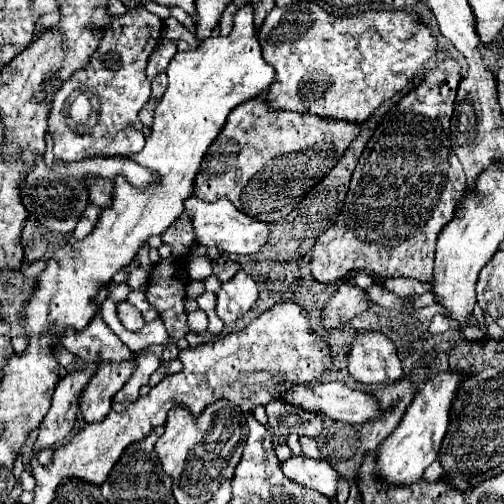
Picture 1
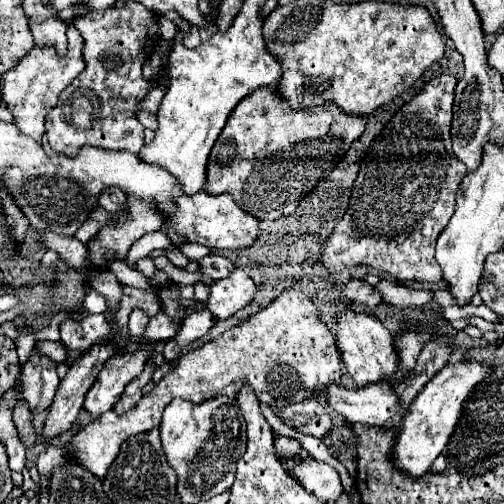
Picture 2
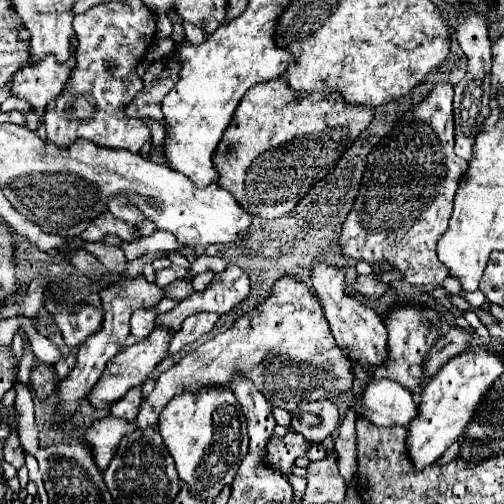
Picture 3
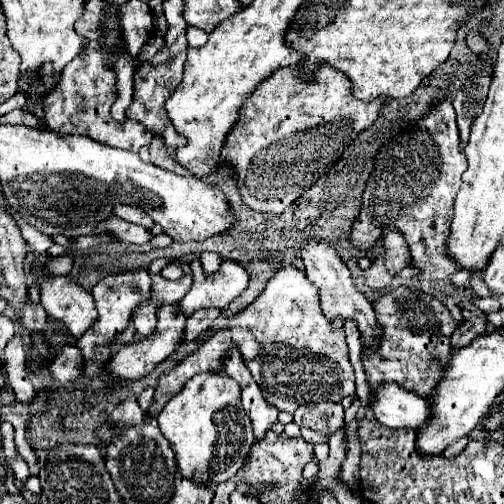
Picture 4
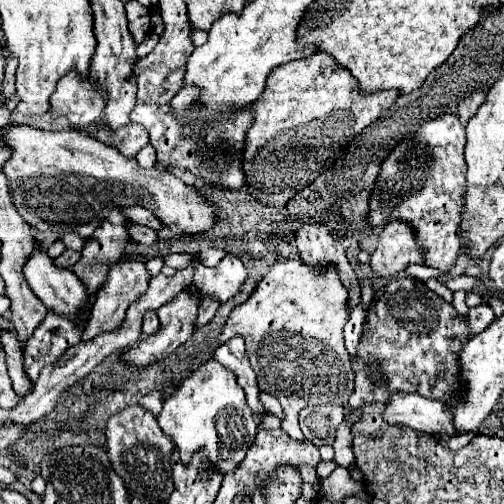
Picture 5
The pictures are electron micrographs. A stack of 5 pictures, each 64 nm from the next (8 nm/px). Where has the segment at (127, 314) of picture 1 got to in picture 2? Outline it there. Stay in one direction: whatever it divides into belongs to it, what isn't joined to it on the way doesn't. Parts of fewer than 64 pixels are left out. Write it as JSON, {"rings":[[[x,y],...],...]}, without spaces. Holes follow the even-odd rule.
{"rings":[[[136,308],[136,312],[132,312],[130,316],[130,322],[128,322],[128,330],[134,338],[140,338],[144,332],[146,332],[146,326],[148,326],[148,320],[150,316],[146,312],[140,312],[140,308]]]}

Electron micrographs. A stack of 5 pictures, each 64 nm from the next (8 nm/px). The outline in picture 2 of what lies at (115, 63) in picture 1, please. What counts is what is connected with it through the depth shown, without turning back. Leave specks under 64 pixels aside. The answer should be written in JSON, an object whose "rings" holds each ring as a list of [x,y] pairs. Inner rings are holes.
{"rings":[[[126,2],[122,8],[108,6],[104,10],[92,10],[84,16],[76,16],[72,24],[84,38],[82,54],[86,68],[80,72],[80,76],[76,76],[76,80],[72,80],[68,88],[64,88],[58,104],[46,116],[46,136],[52,150],[72,156],[82,144],[92,144],[106,150],[128,150],[132,154],[138,154],[144,146],[144,126],[138,122],[134,108],[150,88],[150,82],[142,76],[142,64],[146,62],[146,56],[154,50],[154,44],[158,42],[156,14],[140,2]]]}

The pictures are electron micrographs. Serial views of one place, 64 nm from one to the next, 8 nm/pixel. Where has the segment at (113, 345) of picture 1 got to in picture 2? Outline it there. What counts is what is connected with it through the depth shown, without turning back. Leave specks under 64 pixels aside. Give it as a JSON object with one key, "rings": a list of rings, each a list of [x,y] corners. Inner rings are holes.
{"rings":[[[82,314],[80,320],[66,318],[60,324],[60,340],[68,350],[86,352],[92,344],[112,338],[104,314]]]}

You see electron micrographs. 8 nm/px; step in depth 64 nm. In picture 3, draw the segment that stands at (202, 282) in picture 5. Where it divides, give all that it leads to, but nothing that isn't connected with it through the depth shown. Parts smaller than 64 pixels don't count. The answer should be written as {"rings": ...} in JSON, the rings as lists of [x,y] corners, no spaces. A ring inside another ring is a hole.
{"rings":[[[228,264],[224,272],[216,274],[212,284],[204,292],[192,292],[174,310],[156,318],[156,324],[166,324],[168,328],[180,328],[184,318],[196,312],[230,312],[238,302],[250,294],[250,278],[234,264]]]}

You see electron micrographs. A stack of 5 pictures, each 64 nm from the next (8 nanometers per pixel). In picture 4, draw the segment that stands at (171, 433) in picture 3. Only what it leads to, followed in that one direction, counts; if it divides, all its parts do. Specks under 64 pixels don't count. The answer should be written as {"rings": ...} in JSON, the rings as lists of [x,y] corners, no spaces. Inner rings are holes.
{"rings":[[[226,372],[196,374],[156,416],[184,476],[194,476],[216,488],[216,484],[230,480],[242,468],[244,456],[248,456],[256,438],[250,416],[242,408],[240,394],[238,382]]]}

